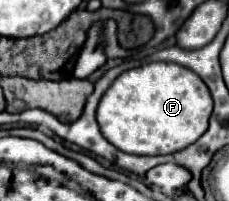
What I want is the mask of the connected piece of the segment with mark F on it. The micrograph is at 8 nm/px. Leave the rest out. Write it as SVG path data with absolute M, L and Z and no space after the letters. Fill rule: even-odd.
M149 62L123 72L103 94L97 122L103 136L121 152L155 156L173 154L197 142L213 112L211 92L205 82L189 68L173 62Z

